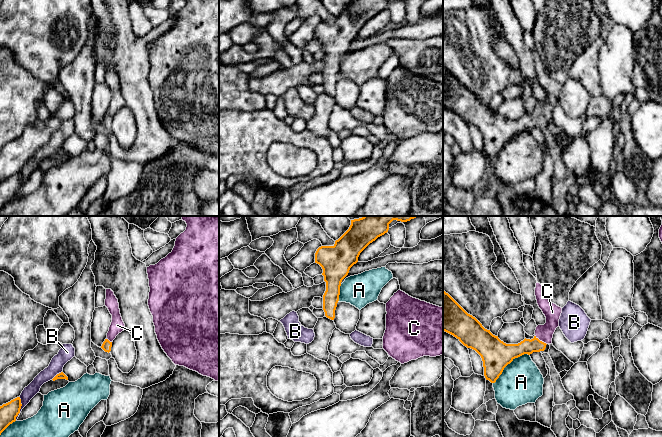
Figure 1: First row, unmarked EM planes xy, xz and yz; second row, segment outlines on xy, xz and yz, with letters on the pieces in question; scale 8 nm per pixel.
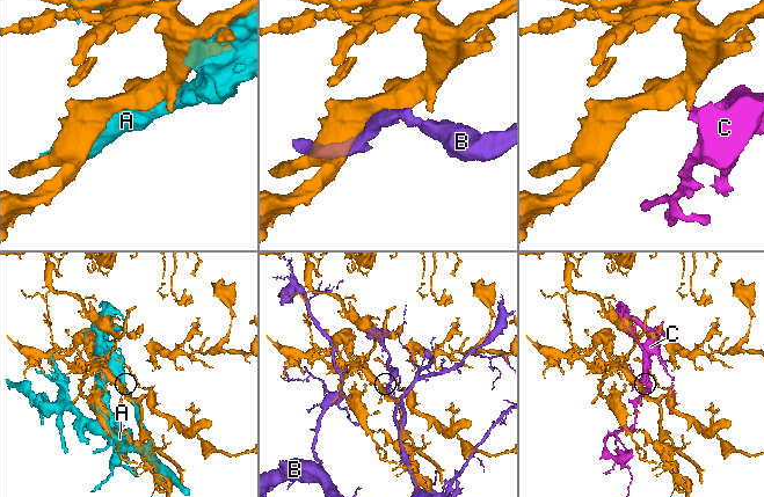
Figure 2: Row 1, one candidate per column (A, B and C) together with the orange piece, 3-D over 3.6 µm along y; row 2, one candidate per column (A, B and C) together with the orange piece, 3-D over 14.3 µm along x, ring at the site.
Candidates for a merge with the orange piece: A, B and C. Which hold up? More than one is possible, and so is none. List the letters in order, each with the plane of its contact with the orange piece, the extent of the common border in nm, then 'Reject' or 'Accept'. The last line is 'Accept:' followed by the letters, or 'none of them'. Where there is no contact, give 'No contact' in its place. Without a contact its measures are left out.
A: Touches orange in yz. Shared border 380 nm. Reject
B: Touches orange in xy. Shared border 190 nm. Reject
C: Touches orange in yz. Shared border 120 nm. Accept
Accept: C

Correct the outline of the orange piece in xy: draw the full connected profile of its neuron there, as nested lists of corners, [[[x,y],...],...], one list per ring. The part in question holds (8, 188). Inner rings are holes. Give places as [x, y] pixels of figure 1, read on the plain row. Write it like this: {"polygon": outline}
{"polygon": [[[20,173],[0,182],[0,211],[10,200],[16,197],[21,182]]]}

